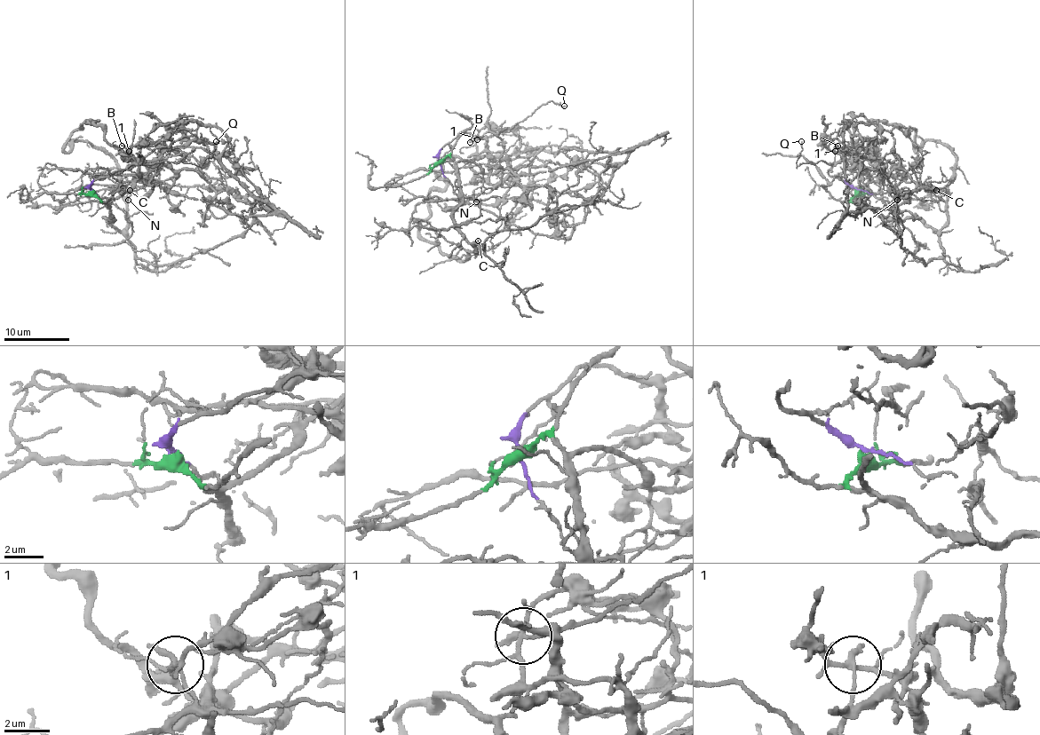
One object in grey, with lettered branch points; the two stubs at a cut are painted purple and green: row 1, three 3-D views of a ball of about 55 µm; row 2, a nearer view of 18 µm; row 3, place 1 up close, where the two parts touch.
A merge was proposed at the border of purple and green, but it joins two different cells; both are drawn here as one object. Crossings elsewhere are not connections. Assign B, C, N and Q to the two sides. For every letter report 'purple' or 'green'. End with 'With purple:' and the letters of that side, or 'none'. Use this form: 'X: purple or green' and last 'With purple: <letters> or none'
B: purple
C: green
N: green
Q: purple
With purple: B, Q

